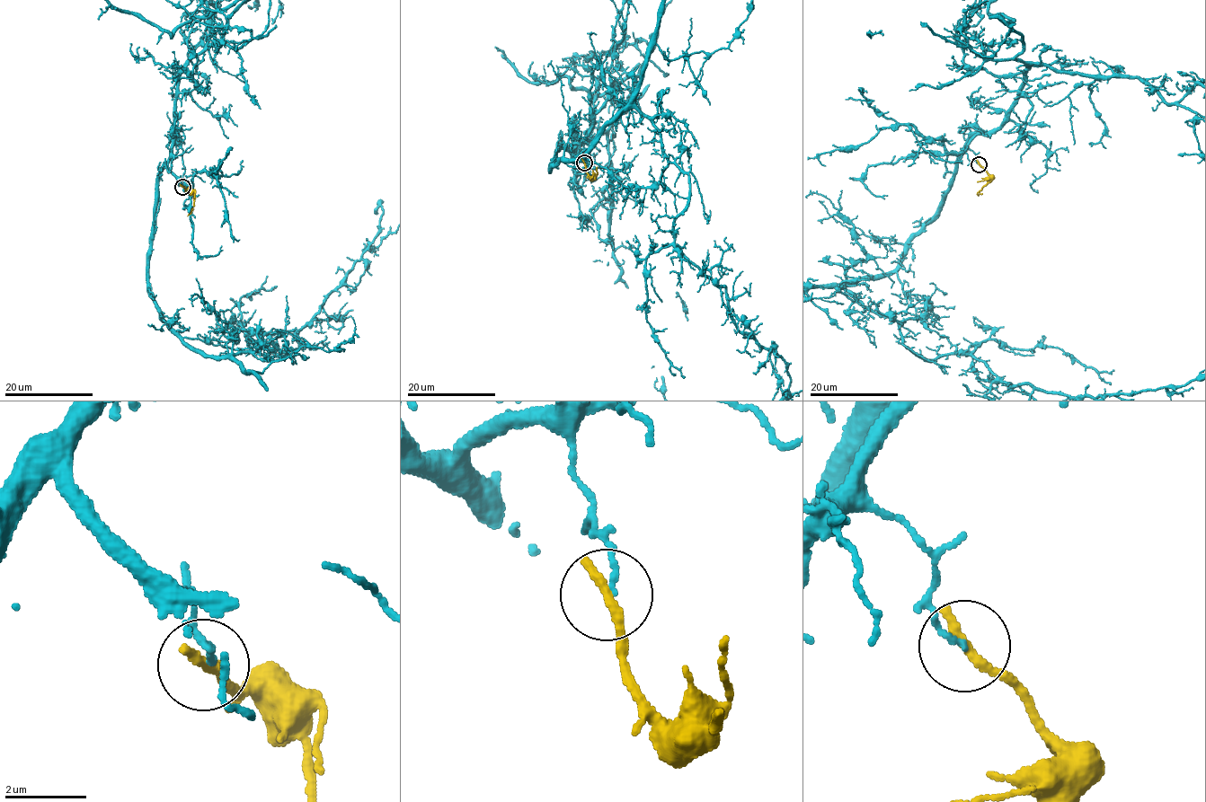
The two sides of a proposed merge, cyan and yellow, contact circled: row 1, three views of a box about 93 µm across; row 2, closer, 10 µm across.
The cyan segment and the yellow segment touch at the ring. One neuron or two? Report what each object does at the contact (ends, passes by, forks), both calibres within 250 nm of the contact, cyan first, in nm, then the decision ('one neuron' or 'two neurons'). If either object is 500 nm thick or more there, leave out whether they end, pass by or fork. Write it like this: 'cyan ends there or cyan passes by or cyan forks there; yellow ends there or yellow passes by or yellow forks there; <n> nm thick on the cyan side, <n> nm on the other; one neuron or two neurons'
cyan ends there; yellow ends there; 130 nm thick on the cyan side, 300 nm on the other; two neurons

